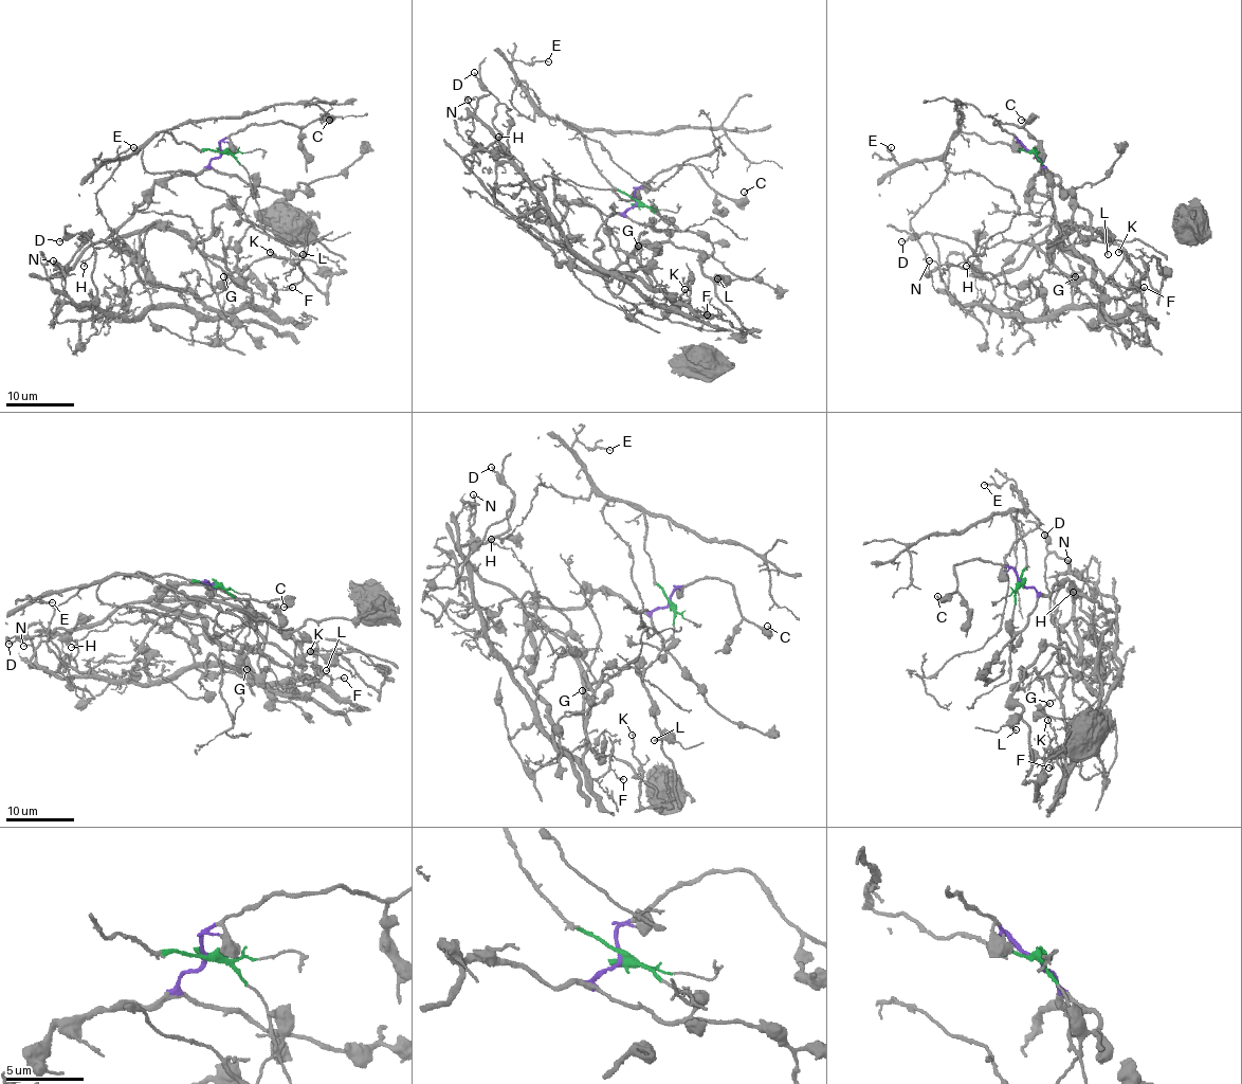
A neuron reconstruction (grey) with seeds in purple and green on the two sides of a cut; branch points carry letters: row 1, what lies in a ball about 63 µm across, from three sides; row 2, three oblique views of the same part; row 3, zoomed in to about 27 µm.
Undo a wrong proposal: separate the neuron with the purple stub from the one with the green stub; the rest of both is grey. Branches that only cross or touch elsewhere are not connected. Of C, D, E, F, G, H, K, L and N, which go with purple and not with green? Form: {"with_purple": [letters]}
{"with_purple": ["C", "D", "F", "G", "H", "K", "L", "N"]}

